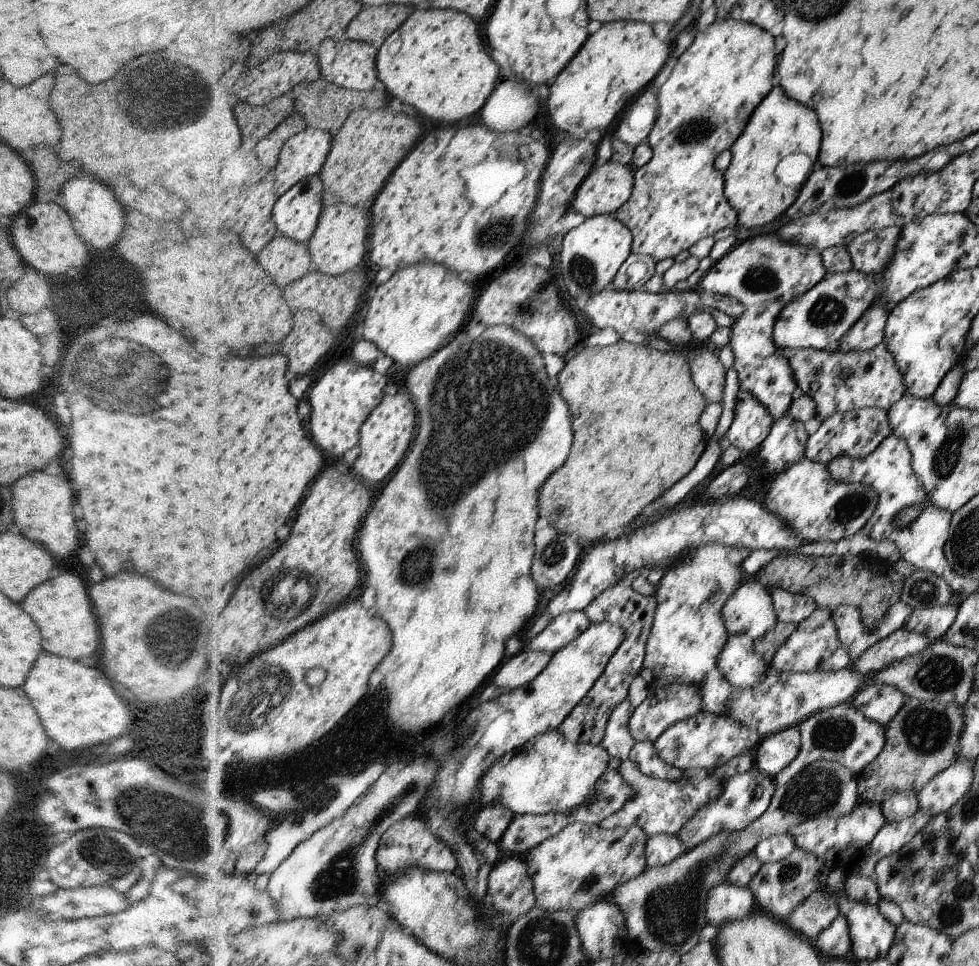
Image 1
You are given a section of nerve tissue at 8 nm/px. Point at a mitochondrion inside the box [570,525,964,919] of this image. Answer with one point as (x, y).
(927, 730)

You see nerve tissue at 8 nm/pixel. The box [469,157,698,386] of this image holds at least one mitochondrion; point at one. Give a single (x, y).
(496, 234)

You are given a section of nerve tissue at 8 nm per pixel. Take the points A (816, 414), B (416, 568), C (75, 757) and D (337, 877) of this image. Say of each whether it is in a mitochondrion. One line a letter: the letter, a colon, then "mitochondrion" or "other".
A: other
B: mitochondrion
C: other
D: mitochondrion

